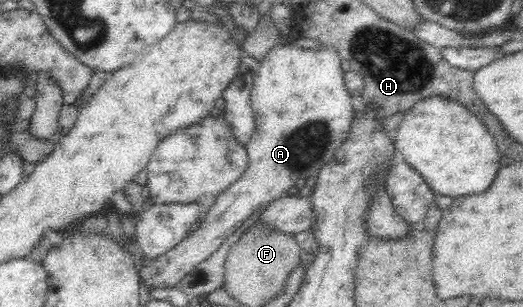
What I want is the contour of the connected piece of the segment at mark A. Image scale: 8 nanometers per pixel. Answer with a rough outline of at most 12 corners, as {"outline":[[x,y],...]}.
{"outline":[[278,44],[251,90],[248,168],[152,259],[178,286],[256,210],[330,164],[354,120],[335,50]]}

